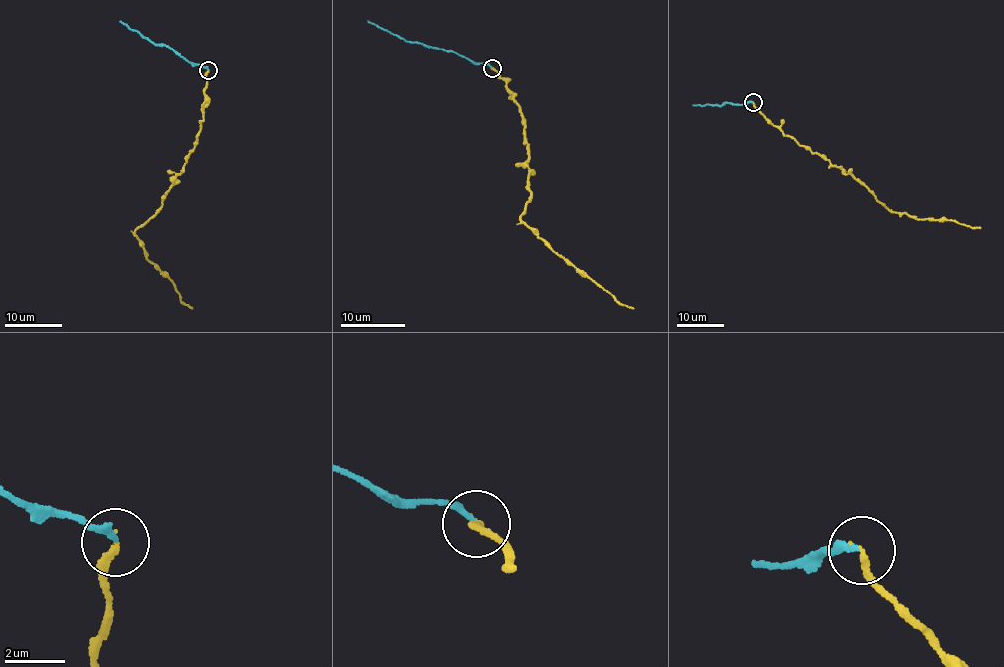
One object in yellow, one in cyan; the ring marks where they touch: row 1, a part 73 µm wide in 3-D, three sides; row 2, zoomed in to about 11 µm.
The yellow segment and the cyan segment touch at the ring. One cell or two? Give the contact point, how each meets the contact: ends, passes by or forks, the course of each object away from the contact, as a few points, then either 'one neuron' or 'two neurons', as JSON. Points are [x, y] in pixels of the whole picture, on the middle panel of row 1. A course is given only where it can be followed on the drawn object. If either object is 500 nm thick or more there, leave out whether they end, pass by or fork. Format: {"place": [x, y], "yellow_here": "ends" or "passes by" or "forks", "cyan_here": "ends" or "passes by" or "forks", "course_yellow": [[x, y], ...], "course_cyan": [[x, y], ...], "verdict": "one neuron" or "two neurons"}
{"place": [492, 68], "yellow_here": "ends", "cyan_here": "ends", "course_yellow": [[491, 68], [514, 95], [525, 127], [531, 198], [525, 204], [521, 222], [618, 302], [633, 308]], "course_cyan": [[491, 67], [434, 47], [409, 42], [367, 21]], "verdict": "two neurons"}

